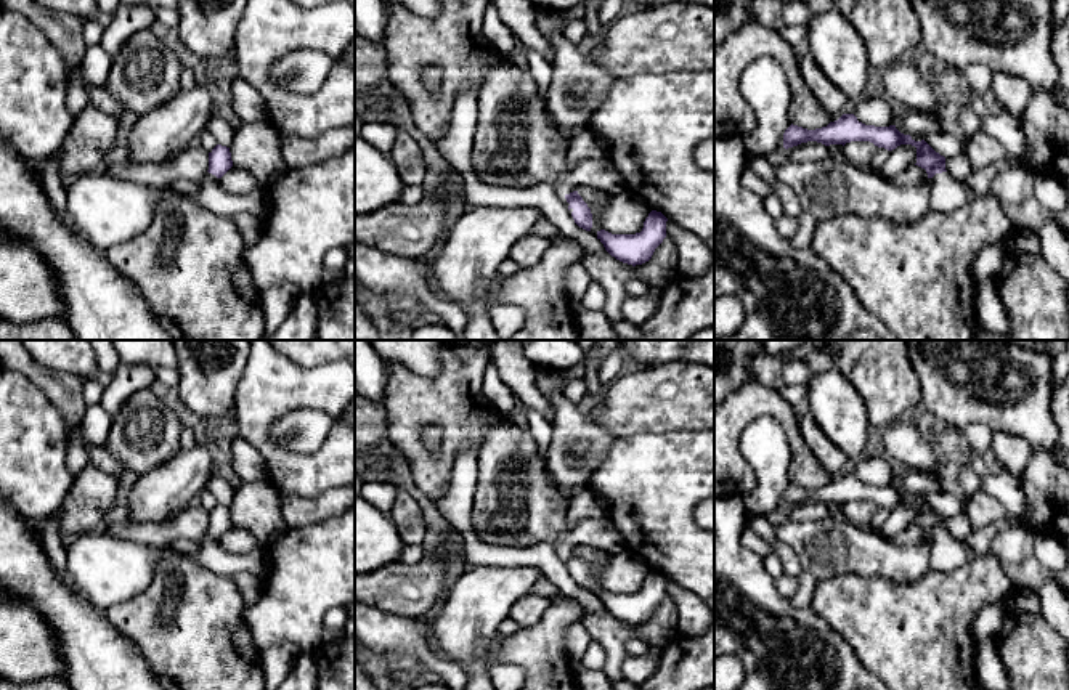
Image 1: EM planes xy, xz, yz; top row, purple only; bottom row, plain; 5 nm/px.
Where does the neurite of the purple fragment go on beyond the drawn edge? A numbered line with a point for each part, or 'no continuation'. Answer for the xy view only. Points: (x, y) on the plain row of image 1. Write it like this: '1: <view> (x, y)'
1: xy (211, 556)

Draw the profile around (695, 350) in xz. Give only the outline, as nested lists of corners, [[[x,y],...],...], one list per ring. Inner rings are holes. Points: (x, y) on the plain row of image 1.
[[[689,340],[682,350],[681,359],[714,367],[714,340]]]

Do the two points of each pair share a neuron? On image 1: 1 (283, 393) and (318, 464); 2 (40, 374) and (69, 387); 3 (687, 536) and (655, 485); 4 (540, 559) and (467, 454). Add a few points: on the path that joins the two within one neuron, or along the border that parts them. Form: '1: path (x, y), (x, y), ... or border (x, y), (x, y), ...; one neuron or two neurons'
1: path (262, 419), (262, 442), (284, 464), (292, 464); one neuron
2: path (47, 379), (63, 387); one neuron
3: path (674, 523), (655, 503), (655, 498); one neuron
4: path (501, 557), (488, 556), (467, 535), (463, 493); one neuron

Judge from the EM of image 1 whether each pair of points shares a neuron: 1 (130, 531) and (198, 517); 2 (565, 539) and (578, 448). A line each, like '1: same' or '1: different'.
1: same
2: different

